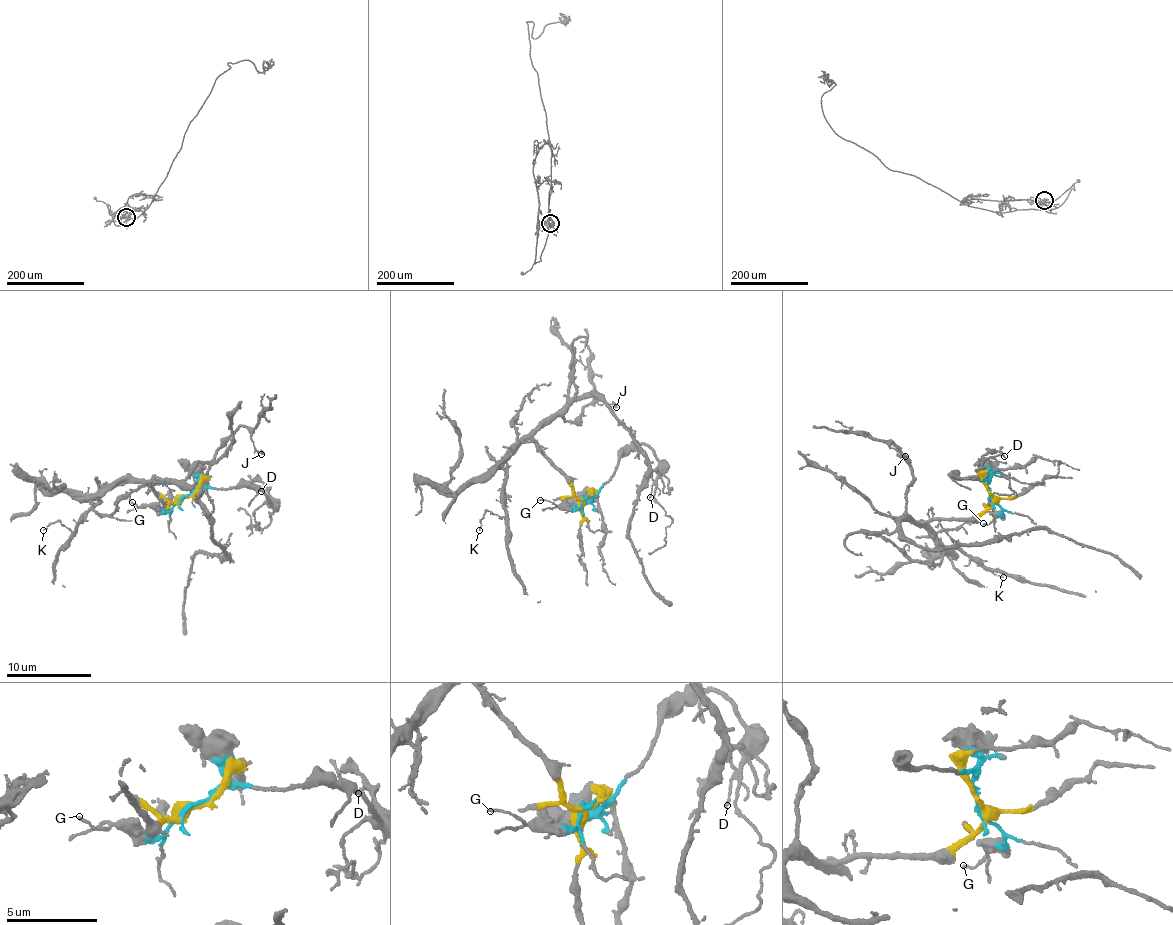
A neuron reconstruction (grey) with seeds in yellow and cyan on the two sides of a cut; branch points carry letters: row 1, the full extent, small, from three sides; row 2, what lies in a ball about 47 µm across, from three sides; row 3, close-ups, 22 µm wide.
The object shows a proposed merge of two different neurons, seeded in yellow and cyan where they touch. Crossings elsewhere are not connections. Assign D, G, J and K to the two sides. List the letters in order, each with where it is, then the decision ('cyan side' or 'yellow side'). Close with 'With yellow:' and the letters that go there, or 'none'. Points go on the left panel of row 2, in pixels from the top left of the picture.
D: place (261, 491); cyan side
G: place (132, 502); cyan side
J: place (261, 454); yellow side
K: place (43, 530); yellow side
With yellow: J, K

